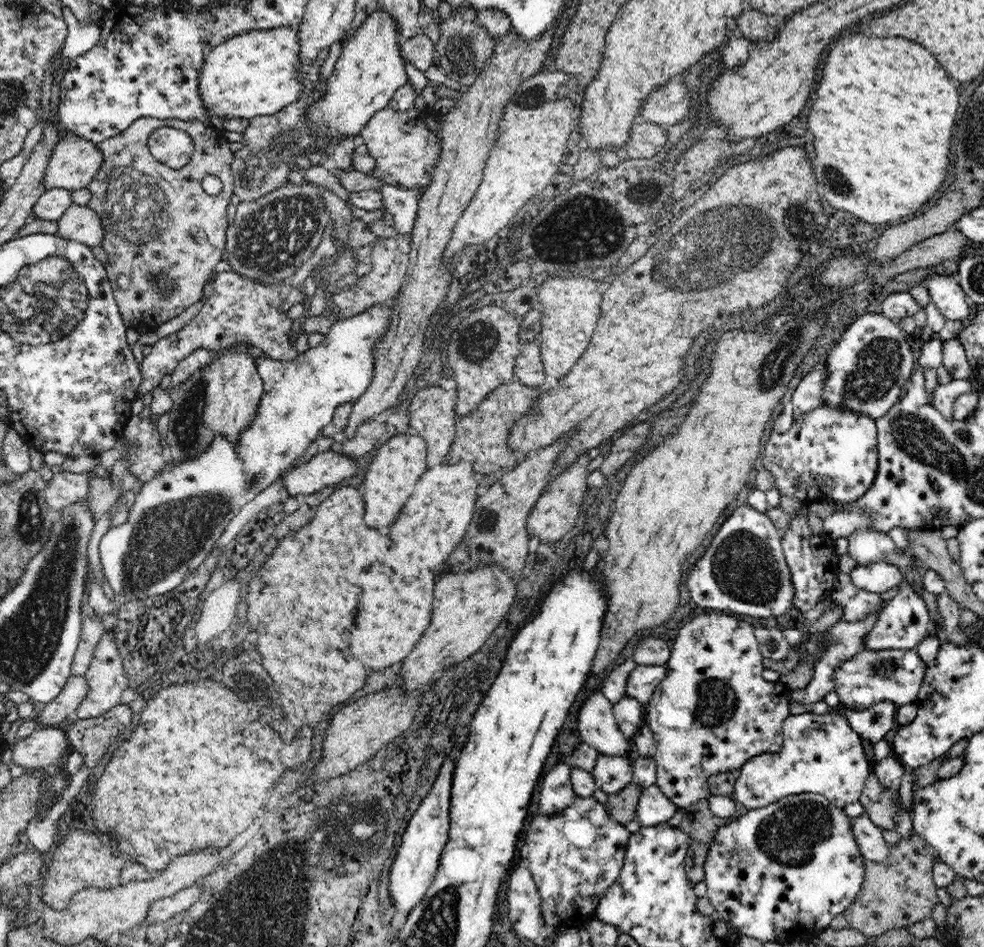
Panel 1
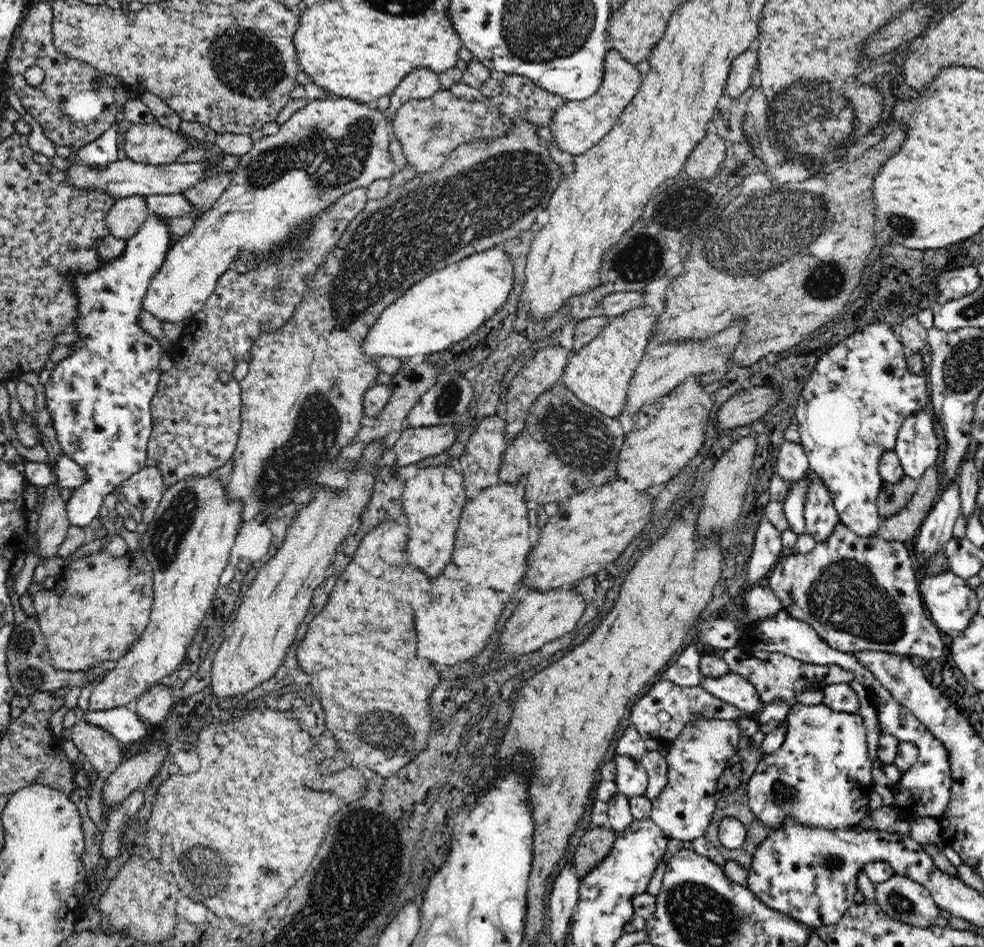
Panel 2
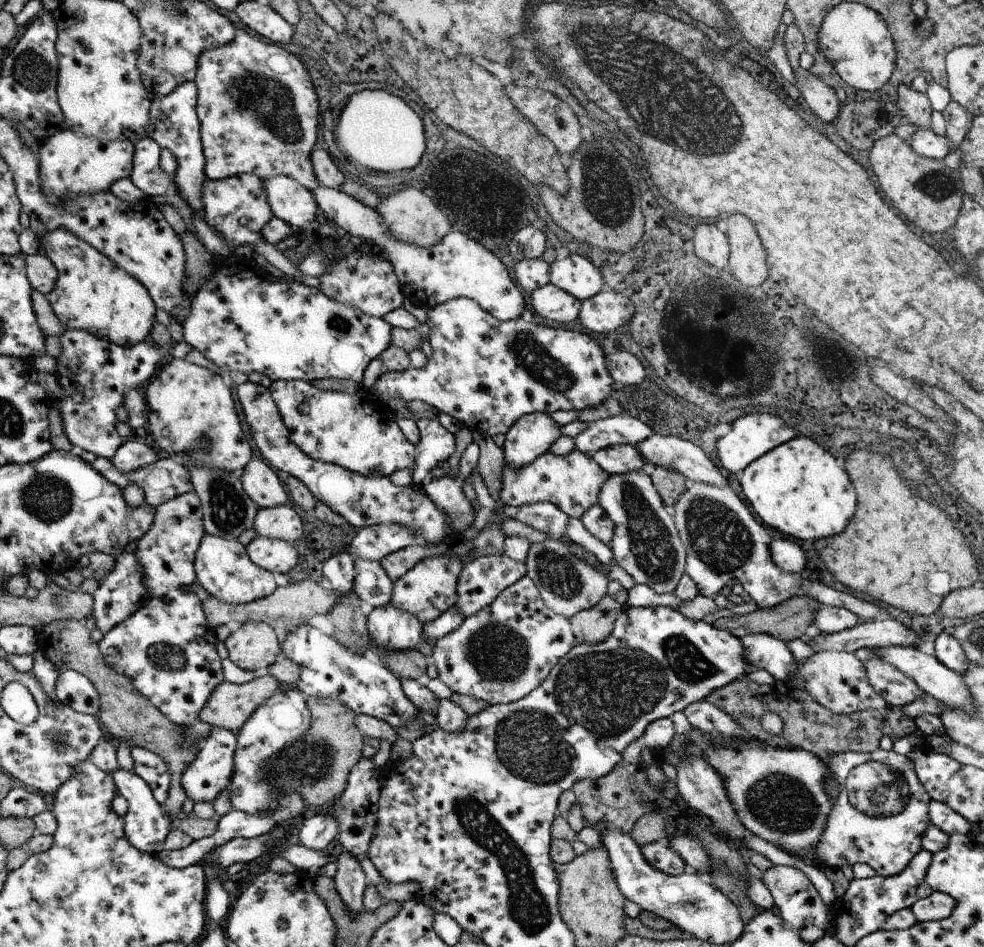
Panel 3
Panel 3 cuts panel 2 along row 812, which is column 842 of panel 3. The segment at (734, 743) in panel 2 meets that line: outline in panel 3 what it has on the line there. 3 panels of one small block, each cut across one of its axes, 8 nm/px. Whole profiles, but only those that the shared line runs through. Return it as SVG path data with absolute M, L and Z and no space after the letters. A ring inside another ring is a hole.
M816 651L815 654L804 664L797 662L797 674L794 681L787 681L790 686L808 691L820 705L832 711L834 714L849 715L858 711L876 709L885 712L887 702L870 686L863 663L854 653L844 651Z

